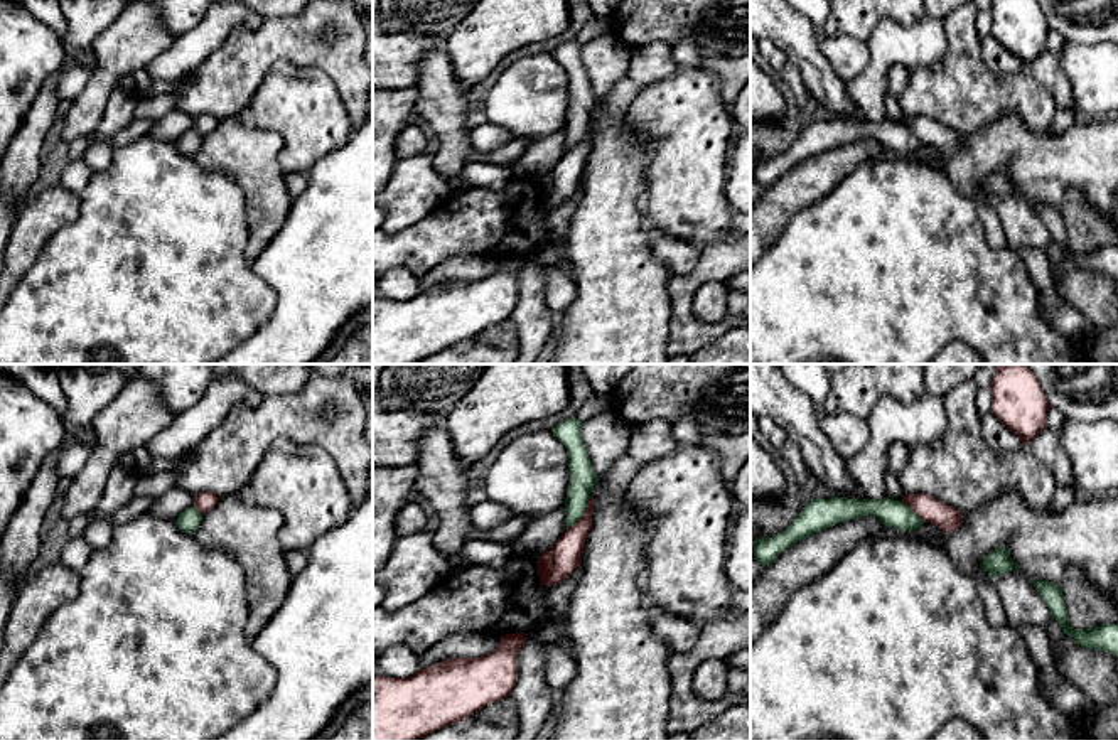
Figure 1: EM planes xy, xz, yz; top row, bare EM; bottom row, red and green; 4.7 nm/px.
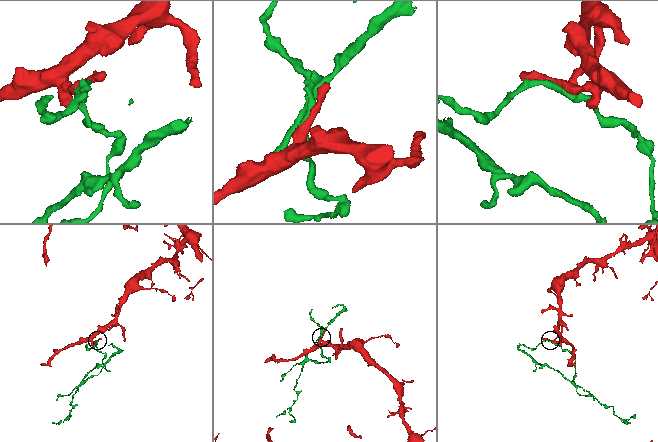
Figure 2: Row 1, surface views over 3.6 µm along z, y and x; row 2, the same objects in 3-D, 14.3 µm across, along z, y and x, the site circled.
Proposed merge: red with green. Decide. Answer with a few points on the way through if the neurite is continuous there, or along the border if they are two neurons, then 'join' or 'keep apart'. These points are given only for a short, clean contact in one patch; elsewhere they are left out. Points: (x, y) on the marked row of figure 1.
keep apart

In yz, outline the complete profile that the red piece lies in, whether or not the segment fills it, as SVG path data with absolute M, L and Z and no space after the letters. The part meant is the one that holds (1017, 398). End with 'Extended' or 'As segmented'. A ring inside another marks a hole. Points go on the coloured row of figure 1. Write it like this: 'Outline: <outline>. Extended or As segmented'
Outline: M998 364L990 384L992 413L1027 445L1047 428L1049 401L1025 364Z. As segmented

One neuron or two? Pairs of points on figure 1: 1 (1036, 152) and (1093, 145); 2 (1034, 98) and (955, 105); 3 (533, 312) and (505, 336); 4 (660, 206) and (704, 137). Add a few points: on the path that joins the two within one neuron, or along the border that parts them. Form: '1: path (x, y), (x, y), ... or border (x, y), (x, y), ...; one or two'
1: path (1049, 152), (1080, 152); one
2: path (1014, 98), (975, 98); one
3: border (510, 319), (516, 329), (518, 343); two
4: path (677, 189), (687, 177), (688, 154); one

